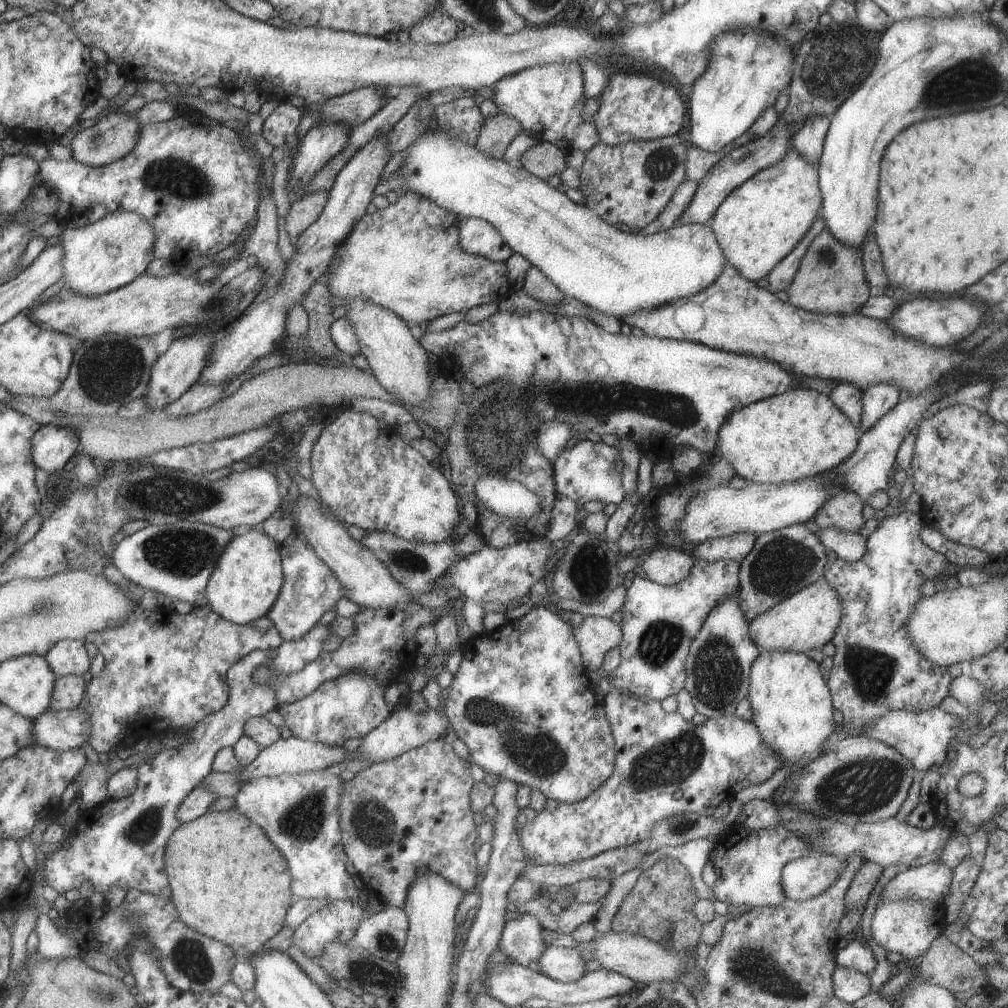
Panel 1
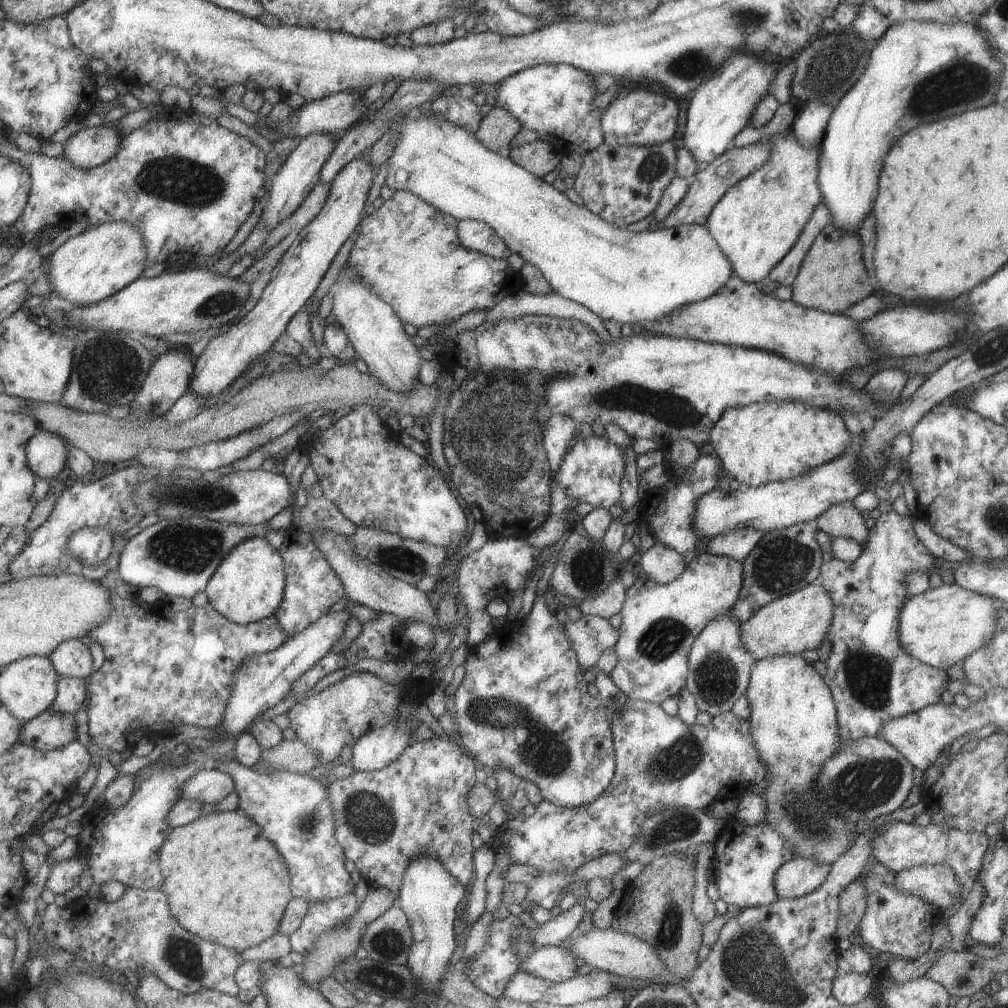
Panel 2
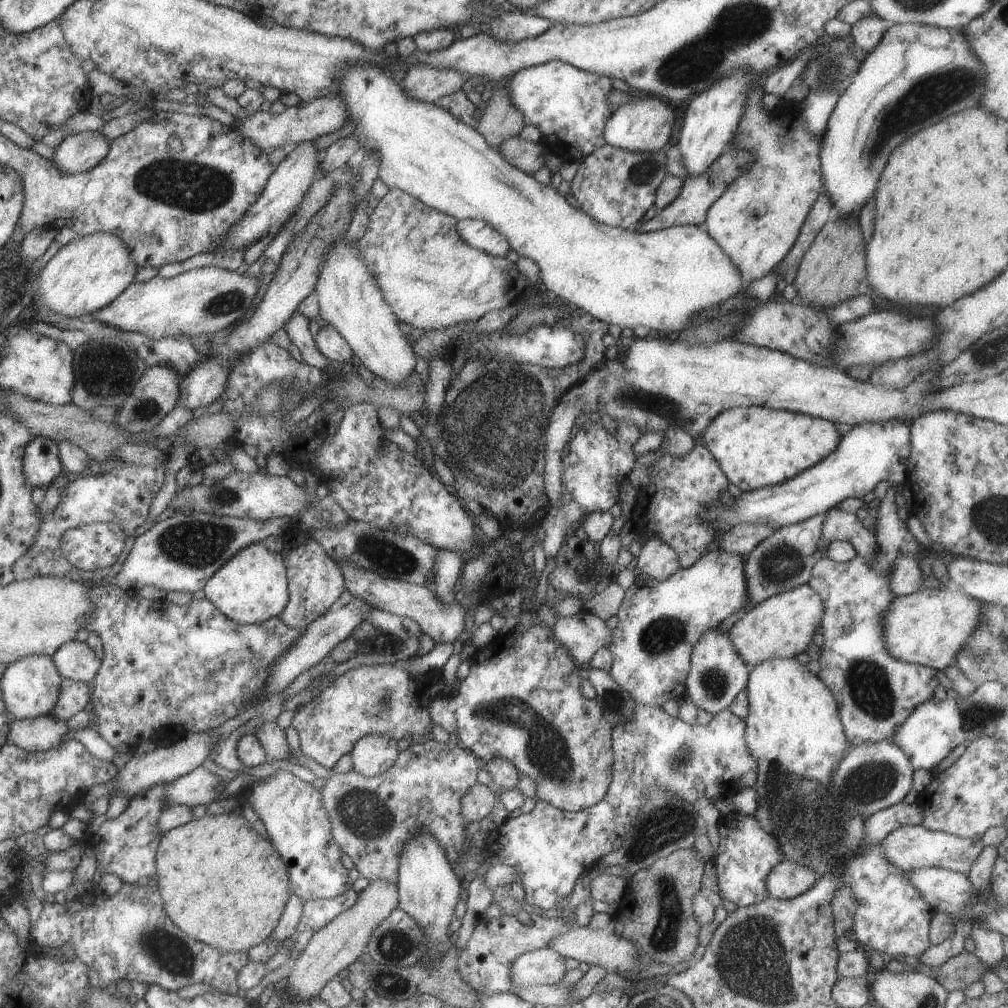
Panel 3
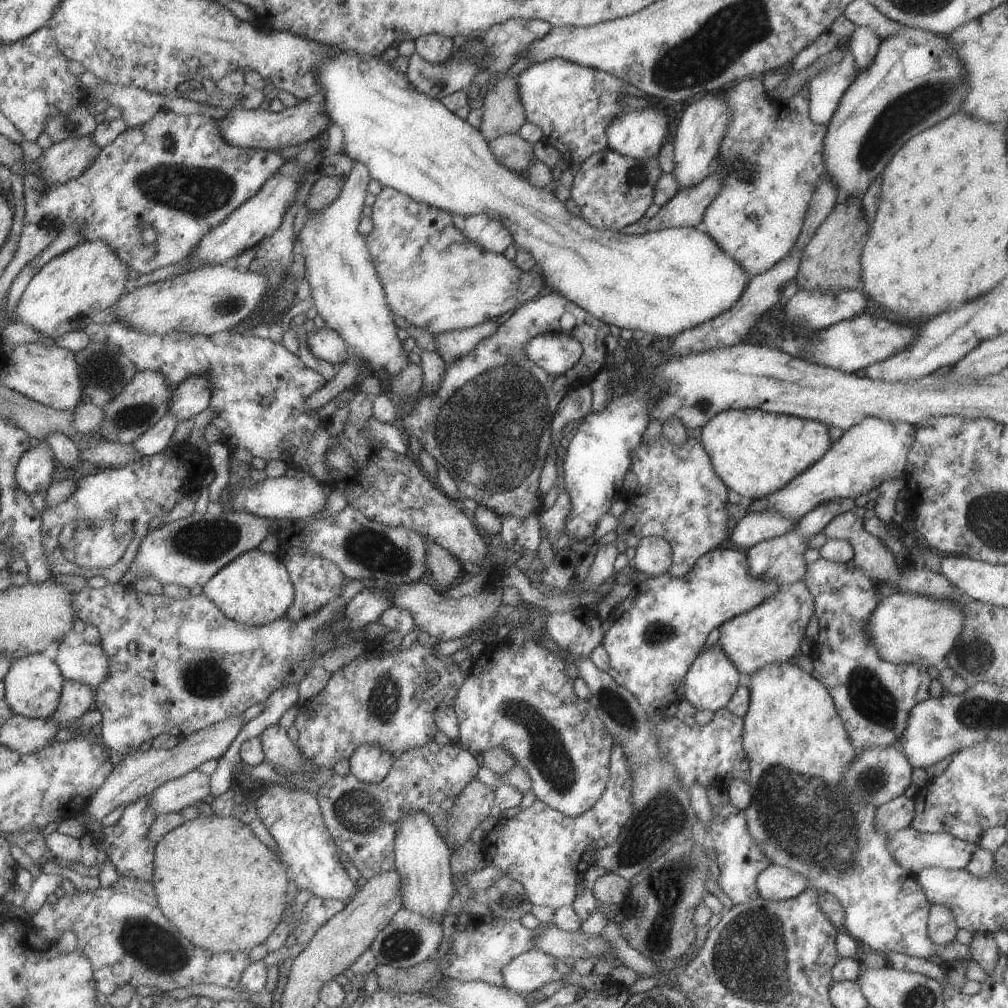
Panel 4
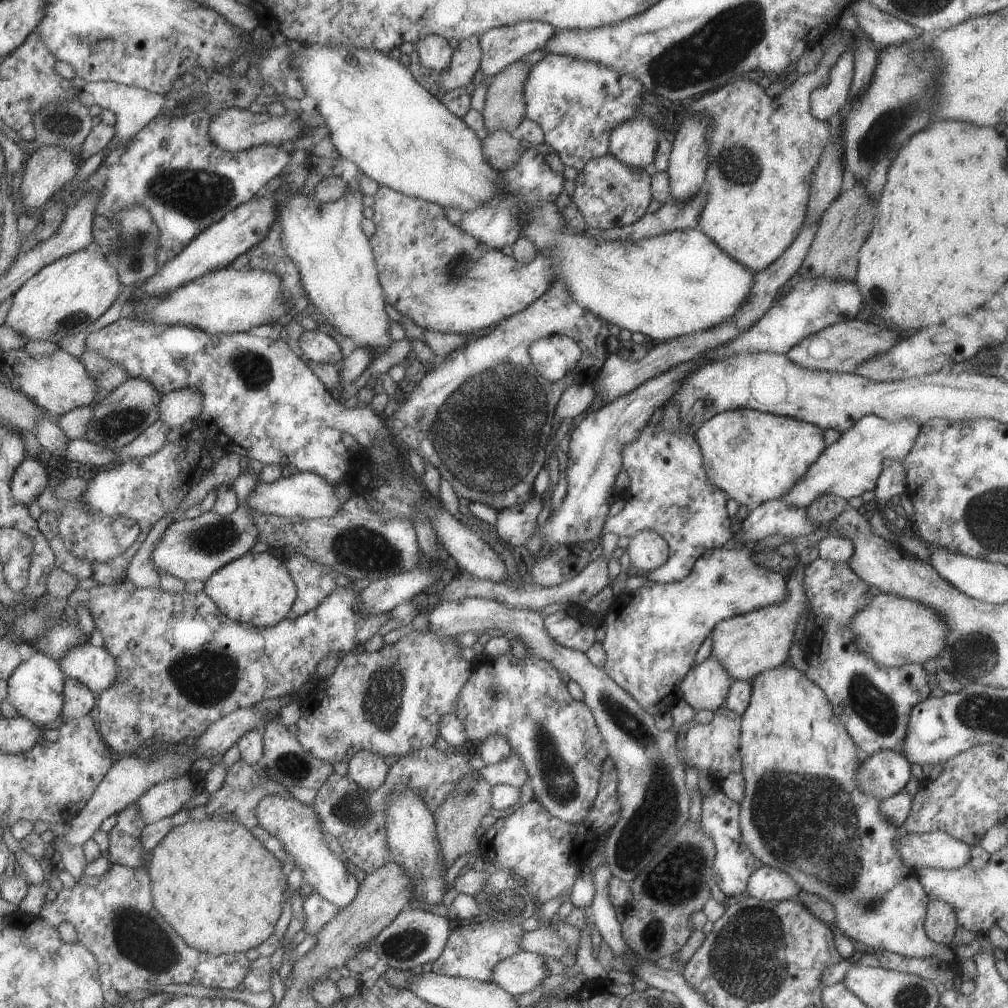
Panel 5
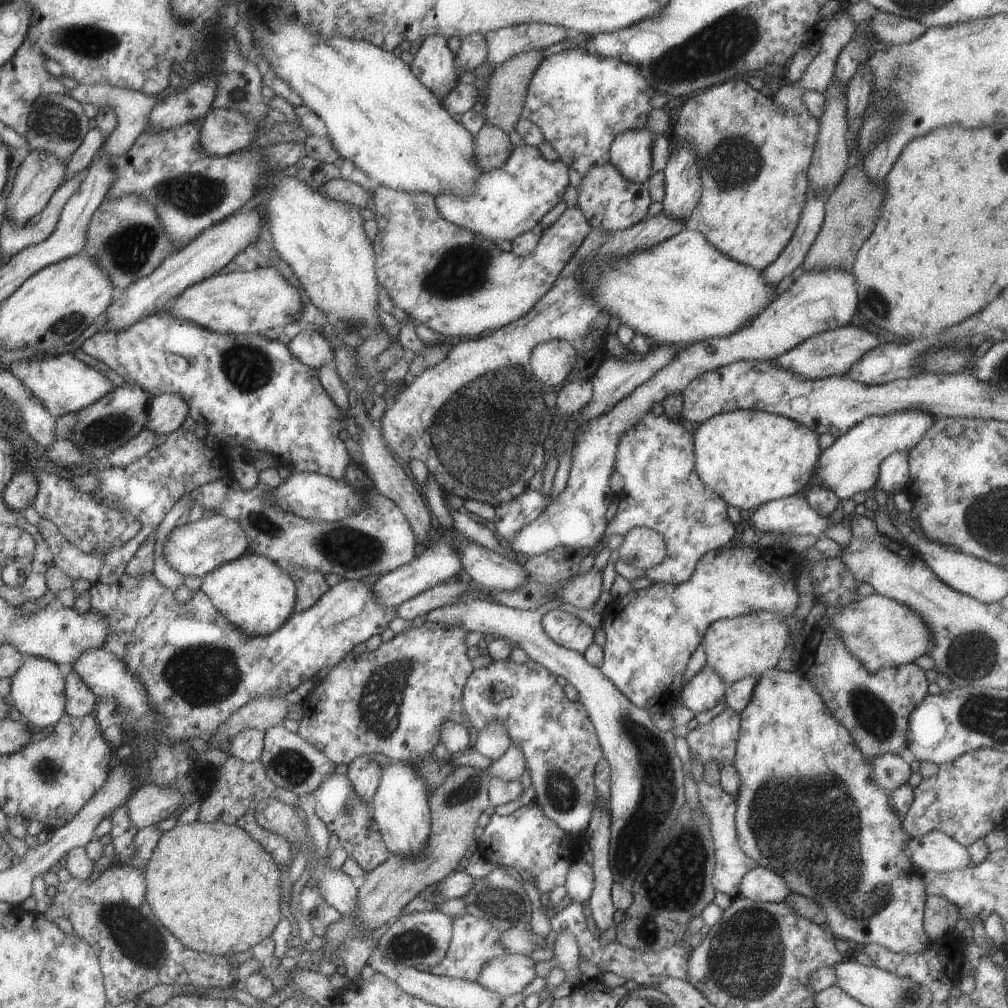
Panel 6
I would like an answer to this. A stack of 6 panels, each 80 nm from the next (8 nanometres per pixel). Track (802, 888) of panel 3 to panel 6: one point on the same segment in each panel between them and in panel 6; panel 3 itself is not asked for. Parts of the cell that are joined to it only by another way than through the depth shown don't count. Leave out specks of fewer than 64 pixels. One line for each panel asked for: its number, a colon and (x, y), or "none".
4: (776, 883)
5: (766, 883)
6: (759, 884)

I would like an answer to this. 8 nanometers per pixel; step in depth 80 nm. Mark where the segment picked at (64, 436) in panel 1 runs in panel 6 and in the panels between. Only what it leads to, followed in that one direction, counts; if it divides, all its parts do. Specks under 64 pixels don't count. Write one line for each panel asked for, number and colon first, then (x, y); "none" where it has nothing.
2: (46, 452)
3: (40, 465)
4: (33, 471)
5: (30, 477)
6: (19, 493)

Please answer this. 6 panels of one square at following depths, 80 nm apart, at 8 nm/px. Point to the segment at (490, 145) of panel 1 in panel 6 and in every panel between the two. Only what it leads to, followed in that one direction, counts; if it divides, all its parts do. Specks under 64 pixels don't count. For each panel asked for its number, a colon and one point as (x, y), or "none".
2: (496, 129)
3: (500, 119)
4: (502, 113)
5: (505, 103)
6: (508, 83)

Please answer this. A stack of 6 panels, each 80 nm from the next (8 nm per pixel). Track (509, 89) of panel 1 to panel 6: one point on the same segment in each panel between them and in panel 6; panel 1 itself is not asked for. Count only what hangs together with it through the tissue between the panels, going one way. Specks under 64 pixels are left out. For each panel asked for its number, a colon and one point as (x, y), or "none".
2: (552, 100)
3: (566, 105)
4: (572, 105)
5: (576, 103)
6: (579, 101)

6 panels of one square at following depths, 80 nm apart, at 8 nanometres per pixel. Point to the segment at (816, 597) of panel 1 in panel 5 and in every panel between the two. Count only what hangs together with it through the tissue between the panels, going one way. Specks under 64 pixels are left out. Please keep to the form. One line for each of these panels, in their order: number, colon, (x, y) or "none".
2: (799, 621)
3: (781, 626)
4: (771, 632)
5: (745, 645)

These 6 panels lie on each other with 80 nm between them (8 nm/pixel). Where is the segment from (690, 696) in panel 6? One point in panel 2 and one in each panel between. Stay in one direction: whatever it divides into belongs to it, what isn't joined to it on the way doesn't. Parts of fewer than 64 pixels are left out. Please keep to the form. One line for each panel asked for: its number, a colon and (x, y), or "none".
2: (719, 665)
3: (716, 674)
4: (711, 679)
5: (706, 685)

